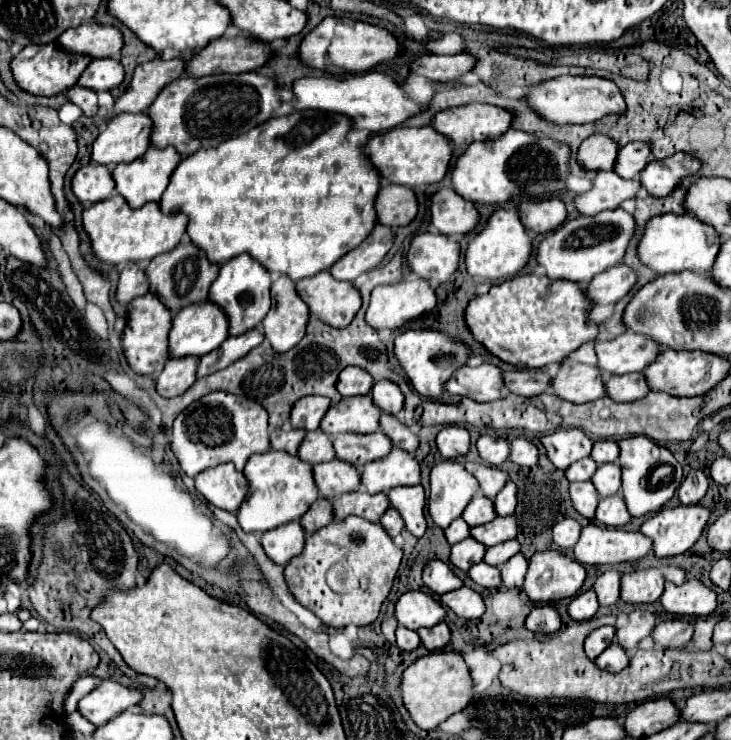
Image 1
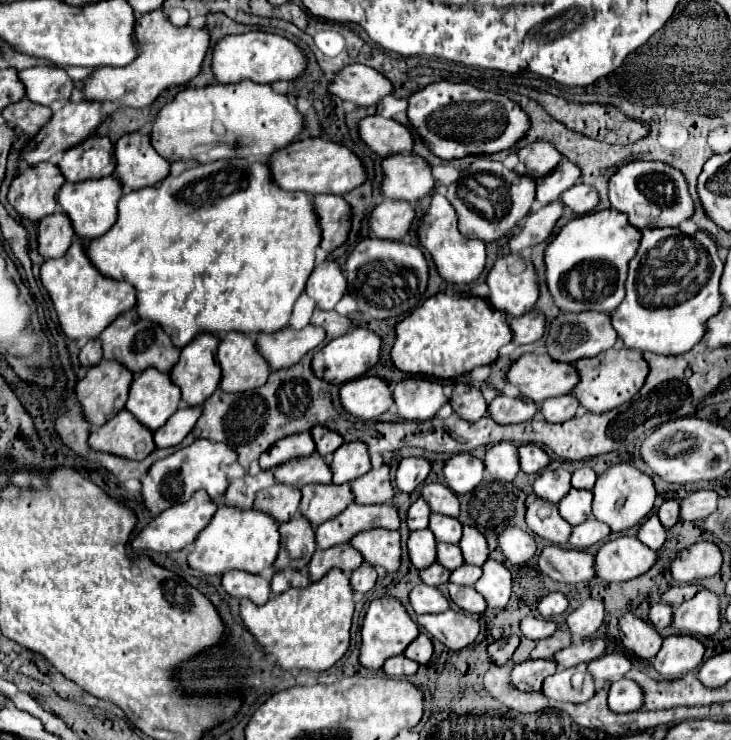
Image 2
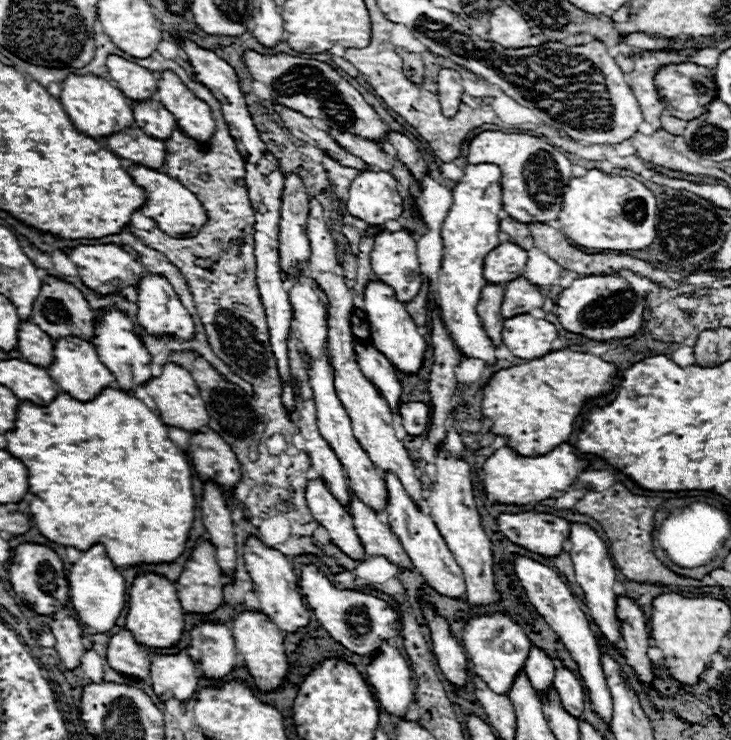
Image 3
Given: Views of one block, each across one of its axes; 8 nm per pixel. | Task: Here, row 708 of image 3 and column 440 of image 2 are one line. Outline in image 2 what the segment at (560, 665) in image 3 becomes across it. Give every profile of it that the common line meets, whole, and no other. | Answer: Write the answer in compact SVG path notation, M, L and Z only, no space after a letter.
M434 562L432 566L420 570L420 580L428 586L438 586L438 584L448 582L448 574L450 574L448 570L444 570L438 562Z

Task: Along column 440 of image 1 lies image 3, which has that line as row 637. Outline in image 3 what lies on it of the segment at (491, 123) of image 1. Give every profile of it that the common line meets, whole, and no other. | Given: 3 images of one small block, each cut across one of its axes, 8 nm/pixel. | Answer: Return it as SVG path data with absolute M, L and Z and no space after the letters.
M120 630L108 642L108 664L120 674L146 678L150 672L150 656L142 644L138 644L130 630Z

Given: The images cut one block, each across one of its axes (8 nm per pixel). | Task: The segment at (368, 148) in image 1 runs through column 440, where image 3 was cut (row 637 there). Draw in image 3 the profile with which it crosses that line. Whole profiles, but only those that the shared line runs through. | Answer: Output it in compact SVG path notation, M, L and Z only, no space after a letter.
M138 572L132 586L130 586L130 598L128 598L128 616L126 616L126 628L134 634L138 642L150 648L172 648L182 632L184 632L184 608L180 606L176 586L160 574L154 572Z

